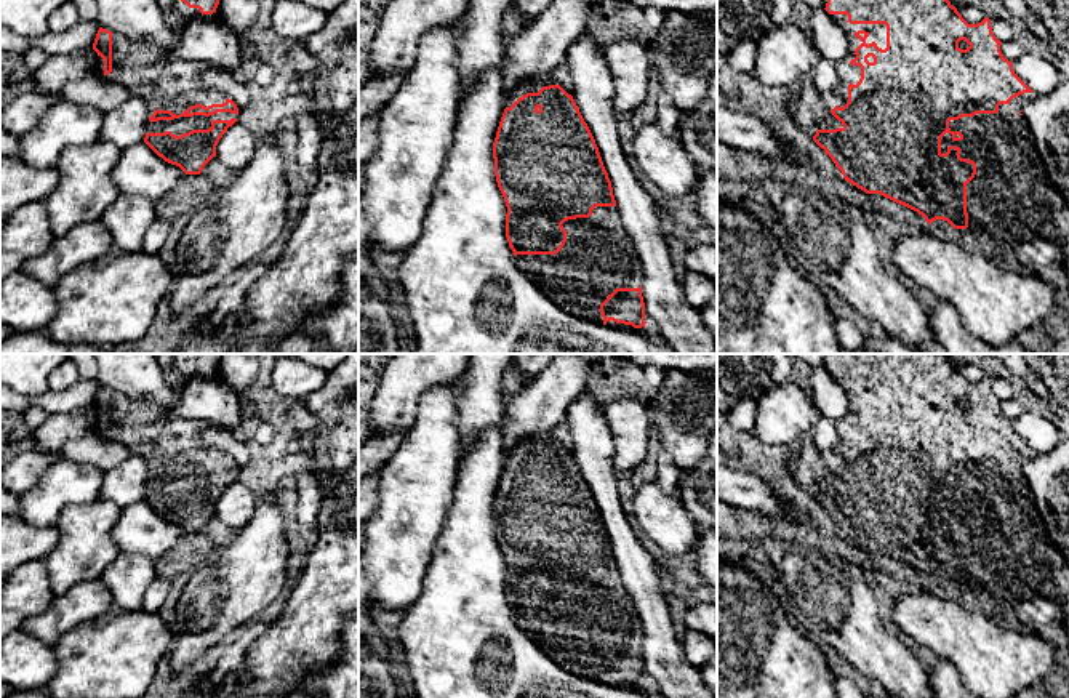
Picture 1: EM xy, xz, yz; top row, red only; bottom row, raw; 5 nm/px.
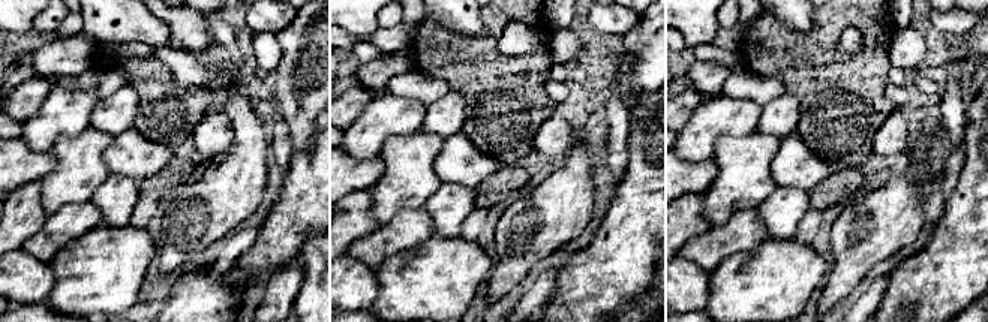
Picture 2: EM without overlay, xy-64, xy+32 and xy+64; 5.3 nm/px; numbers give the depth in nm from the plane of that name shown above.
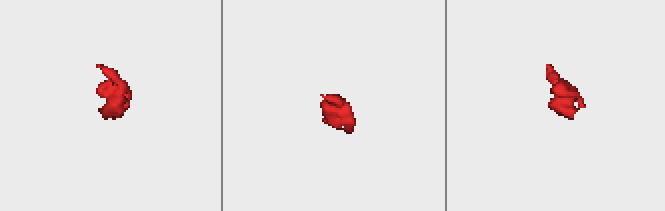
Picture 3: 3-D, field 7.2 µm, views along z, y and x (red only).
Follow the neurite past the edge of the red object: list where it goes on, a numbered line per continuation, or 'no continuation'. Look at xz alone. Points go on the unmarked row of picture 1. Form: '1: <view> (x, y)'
1: xz (533, 444)
2: xz (599, 615)

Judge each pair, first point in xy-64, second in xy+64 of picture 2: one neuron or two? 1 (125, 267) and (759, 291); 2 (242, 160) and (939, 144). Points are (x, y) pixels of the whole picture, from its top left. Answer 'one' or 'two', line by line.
1: one
2: two

